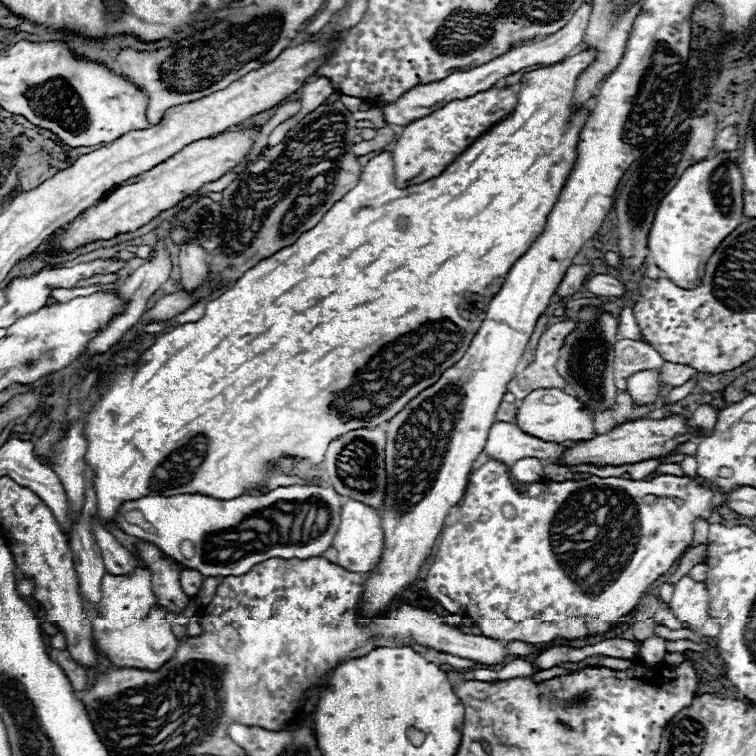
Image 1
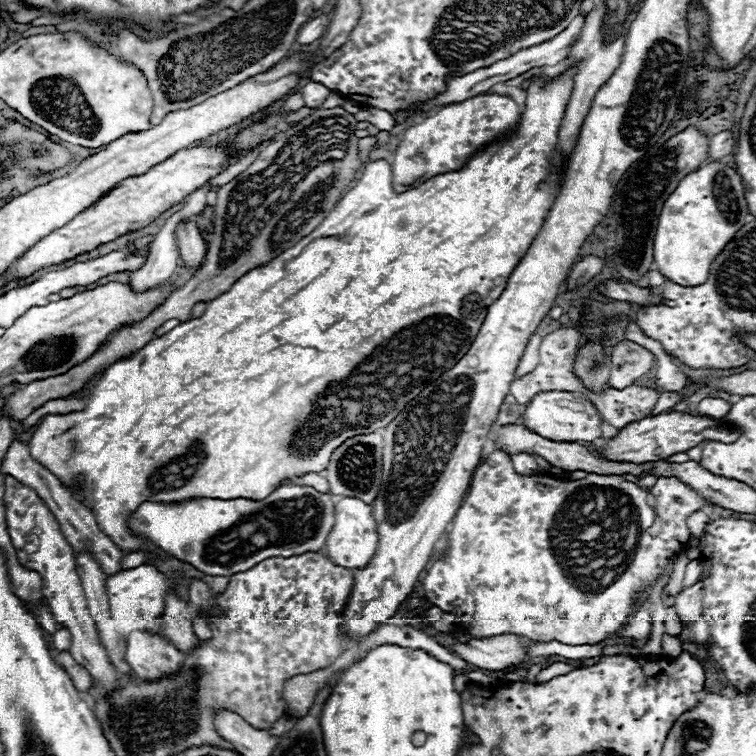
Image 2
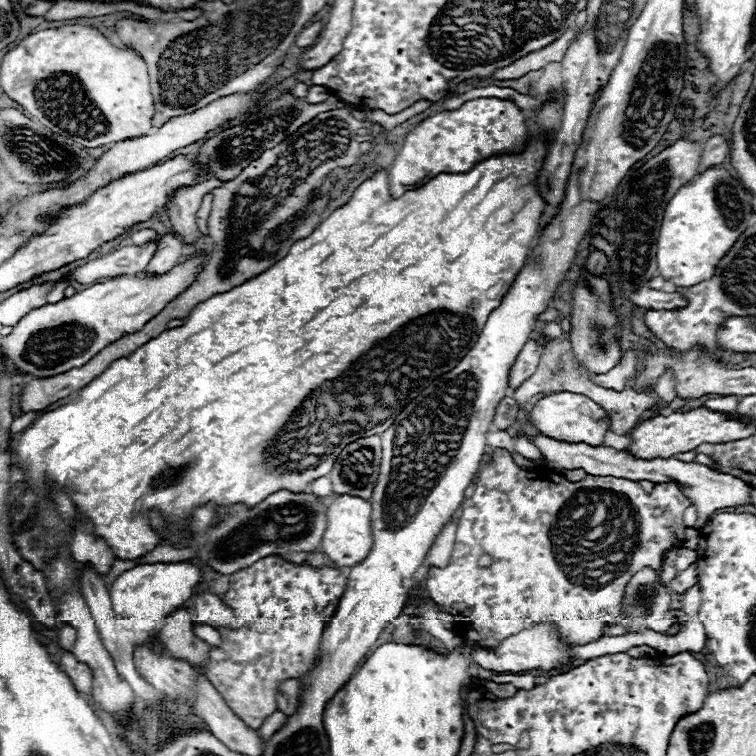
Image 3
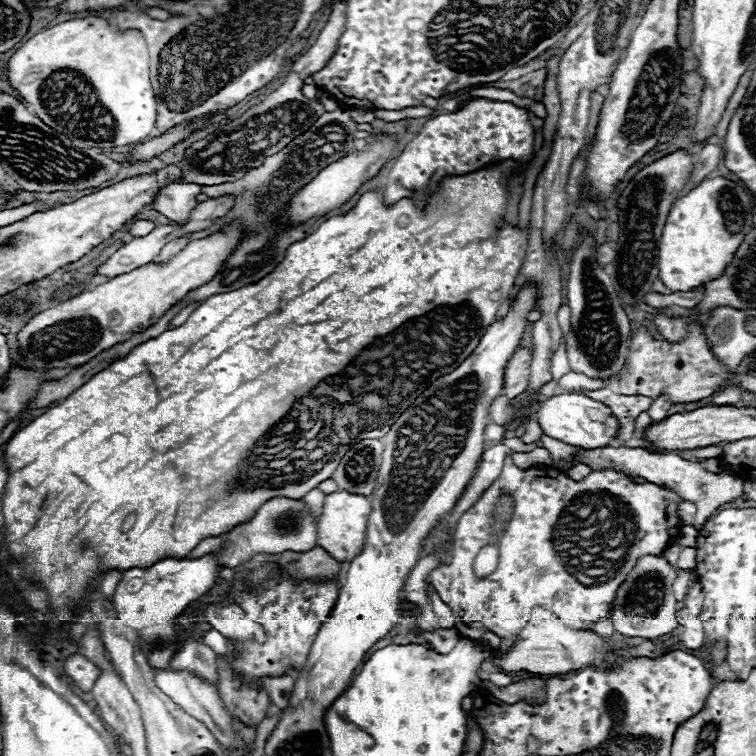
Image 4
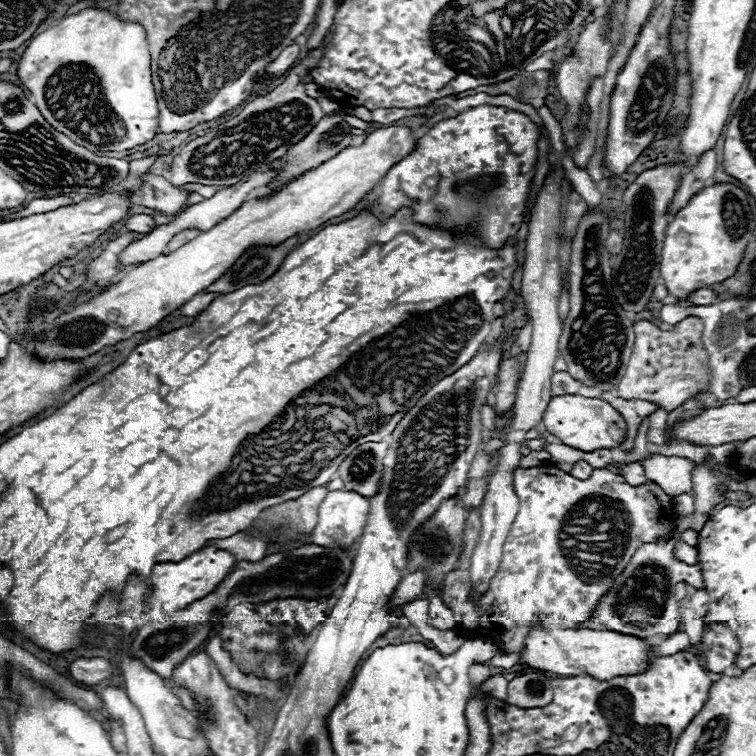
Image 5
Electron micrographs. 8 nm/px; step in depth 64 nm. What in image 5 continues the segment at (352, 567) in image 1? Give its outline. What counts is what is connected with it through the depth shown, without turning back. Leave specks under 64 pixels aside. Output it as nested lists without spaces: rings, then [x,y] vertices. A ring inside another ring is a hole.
[[[332,490],[318,506],[318,524],[312,530],[312,542],[324,548],[334,544],[356,544],[362,536],[370,510],[368,498],[350,490]]]

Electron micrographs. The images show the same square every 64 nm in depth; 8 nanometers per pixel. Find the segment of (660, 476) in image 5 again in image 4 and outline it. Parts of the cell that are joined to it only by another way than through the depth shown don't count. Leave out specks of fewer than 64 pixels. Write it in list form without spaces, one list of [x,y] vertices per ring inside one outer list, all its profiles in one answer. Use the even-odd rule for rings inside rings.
[[[542,434],[542,444],[544,444],[544,448],[550,452],[550,456],[552,456],[554,462],[558,462],[558,460],[566,458],[568,454],[580,450],[580,454],[582,454],[580,462],[588,464],[592,470],[598,470],[598,468],[614,468],[614,470],[618,470],[618,472],[638,474],[638,476],[642,476],[644,480],[650,480],[652,484],[658,484],[658,486],[668,488],[668,490],[674,490],[674,492],[676,492],[678,496],[682,496],[684,500],[690,500],[690,502],[696,504],[698,513],[695,519],[696,523],[694,523],[693,526],[699,531],[714,510],[718,510],[722,504],[726,504],[726,502],[730,502],[730,500],[736,500],[738,496],[744,494],[744,480],[742,480],[740,476],[730,474],[730,472],[712,474],[712,472],[704,470],[698,462],[684,460],[684,458],[680,458],[680,456],[674,454],[674,452],[658,454],[658,452],[648,452],[648,450],[644,450],[644,448],[612,448],[612,446],[596,448],[596,450],[584,450],[584,448],[576,448],[576,446],[564,444],[564,442],[556,440],[556,438],[550,438],[550,436],[546,436],[546,434]]]

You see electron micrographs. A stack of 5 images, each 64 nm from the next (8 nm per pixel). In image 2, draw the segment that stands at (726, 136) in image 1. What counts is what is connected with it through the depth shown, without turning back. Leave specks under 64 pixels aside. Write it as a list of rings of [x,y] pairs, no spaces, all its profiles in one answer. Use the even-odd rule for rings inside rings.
[[[730,130],[710,136],[708,140],[708,158],[710,160],[722,160],[724,156],[732,154],[732,150],[734,150],[734,138]]]

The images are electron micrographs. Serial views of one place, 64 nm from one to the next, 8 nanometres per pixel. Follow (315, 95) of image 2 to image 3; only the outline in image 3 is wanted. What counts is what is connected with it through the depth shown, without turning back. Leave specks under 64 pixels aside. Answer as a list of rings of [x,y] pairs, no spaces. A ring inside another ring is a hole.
[[[312,86],[306,100],[310,100],[310,104],[320,104],[320,102],[324,102],[328,96],[330,96],[330,92],[328,92],[326,88],[322,88],[322,86]]]

